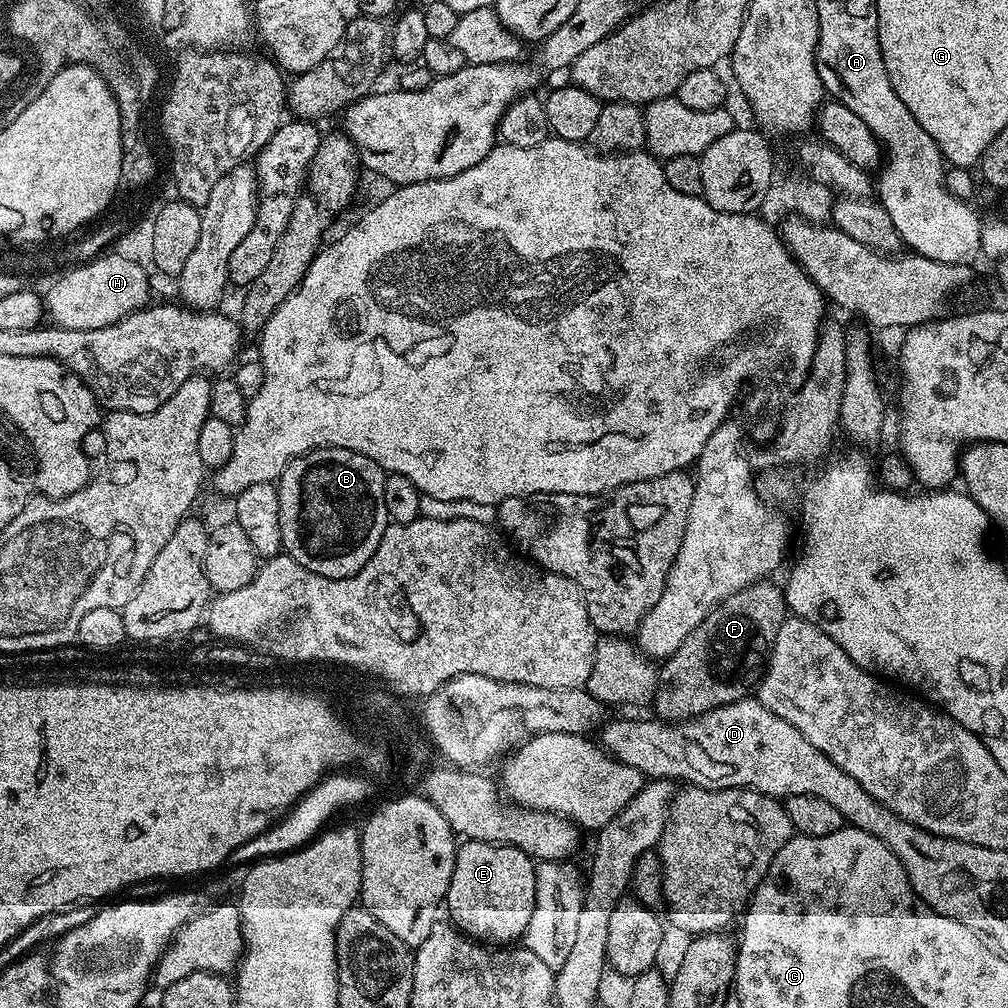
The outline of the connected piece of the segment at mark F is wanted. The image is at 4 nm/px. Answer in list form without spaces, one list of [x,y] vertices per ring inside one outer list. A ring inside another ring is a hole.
[[[765,578],[748,588],[743,588],[738,594],[723,600],[710,614],[678,646],[678,650],[663,661],[658,672],[658,679],[651,697],[650,704],[656,707],[655,715],[664,722],[679,722],[693,720],[696,716],[706,714],[715,708],[733,704],[745,699],[748,692],[759,685],[768,657],[772,655],[774,638],[778,638],[778,630],[782,630],[782,622],[786,618],[784,589],[778,583],[771,584],[771,579]]]

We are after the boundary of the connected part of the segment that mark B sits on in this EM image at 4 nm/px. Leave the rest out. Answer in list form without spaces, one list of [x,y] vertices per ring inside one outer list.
[[[316,448],[294,458],[282,470],[278,490],[278,522],[282,530],[282,548],[294,562],[326,578],[353,576],[378,550],[382,534],[390,523],[384,497],[385,471],[370,458],[349,448]]]

